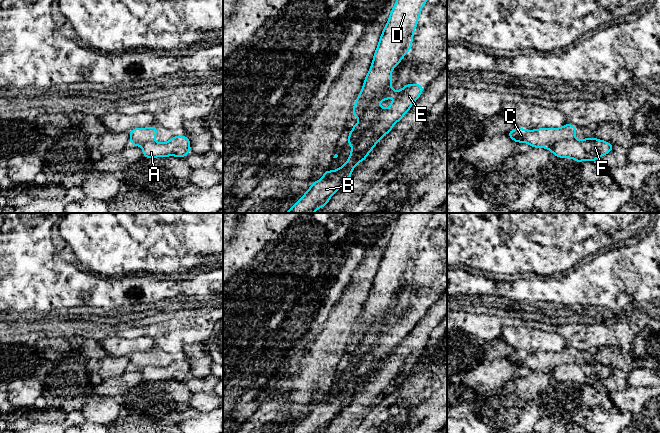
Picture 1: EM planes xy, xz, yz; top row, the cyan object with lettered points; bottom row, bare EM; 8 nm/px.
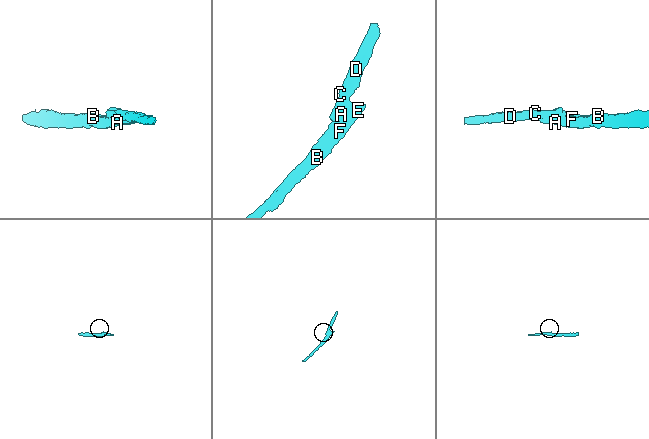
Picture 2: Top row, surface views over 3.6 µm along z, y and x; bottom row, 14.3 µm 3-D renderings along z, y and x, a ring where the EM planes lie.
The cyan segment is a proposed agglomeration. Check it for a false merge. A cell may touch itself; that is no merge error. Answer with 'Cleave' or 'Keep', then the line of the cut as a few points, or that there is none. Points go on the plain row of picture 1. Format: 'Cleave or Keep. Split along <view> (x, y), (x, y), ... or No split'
Cleave. Split along xz (389, 307), (380, 317), (378, 324), (370, 329), (360, 343)

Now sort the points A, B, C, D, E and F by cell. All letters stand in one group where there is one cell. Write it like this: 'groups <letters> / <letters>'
groups A B E F / C D

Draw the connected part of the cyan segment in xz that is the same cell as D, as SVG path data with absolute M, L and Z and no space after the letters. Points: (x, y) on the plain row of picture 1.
M402 213L380 260L372 289L365 301L352 339L361 343L382 314L392 305L392 294L412 272L421 233L433 213Z

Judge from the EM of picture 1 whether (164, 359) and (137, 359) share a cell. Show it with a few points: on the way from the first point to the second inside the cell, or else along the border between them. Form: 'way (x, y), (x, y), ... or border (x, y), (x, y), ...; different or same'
way (157, 359), (144, 359); same

